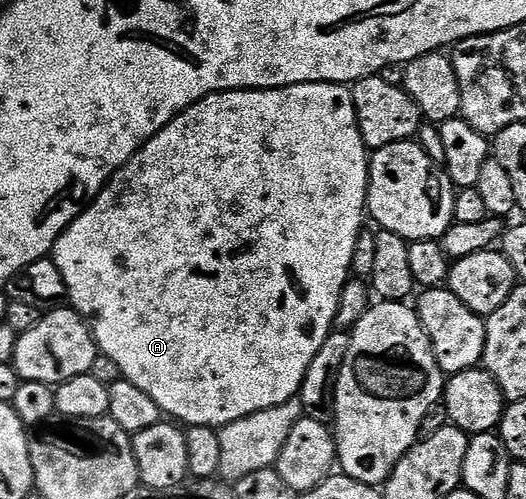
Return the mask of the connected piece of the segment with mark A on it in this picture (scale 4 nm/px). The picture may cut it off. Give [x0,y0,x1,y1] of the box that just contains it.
[54,83,370,427]

